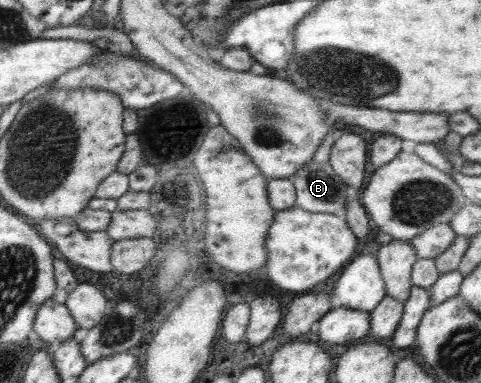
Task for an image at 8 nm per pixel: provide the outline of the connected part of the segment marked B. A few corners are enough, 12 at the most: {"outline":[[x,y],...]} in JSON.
{"outline":[[328,163],[288,179],[296,206],[345,215],[352,192]]}

